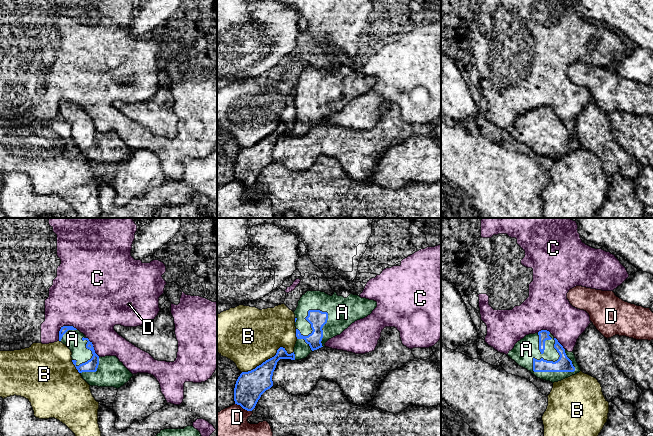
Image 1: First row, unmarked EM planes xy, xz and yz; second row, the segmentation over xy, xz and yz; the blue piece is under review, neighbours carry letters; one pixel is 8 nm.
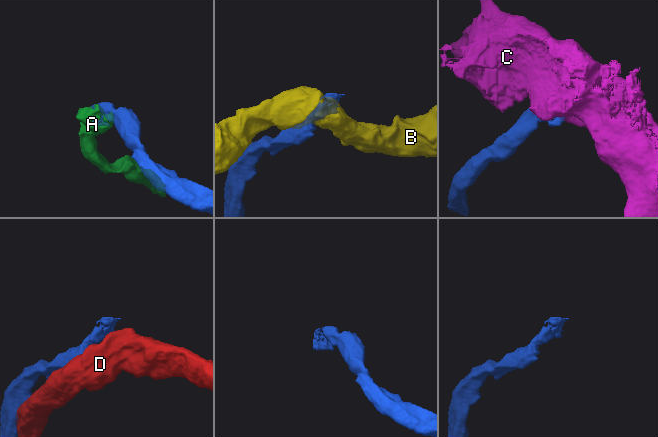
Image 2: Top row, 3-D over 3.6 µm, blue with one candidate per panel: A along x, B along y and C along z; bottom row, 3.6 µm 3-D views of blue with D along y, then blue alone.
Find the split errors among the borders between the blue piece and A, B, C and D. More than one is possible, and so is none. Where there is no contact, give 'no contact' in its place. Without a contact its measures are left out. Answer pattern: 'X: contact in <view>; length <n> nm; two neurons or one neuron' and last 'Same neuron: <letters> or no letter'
A: contact in yz; length 440 nm; one neuron
B: contact in xz; length 440 nm; two neurons
C: contact in xy; length 180 nm; two neurons
D: contact in xz; length 150 nm; two neurons
Same neuron: A

